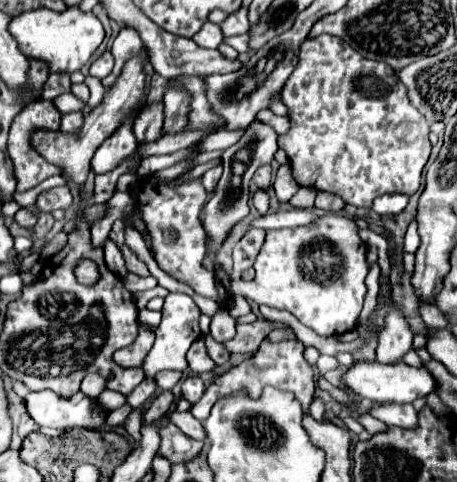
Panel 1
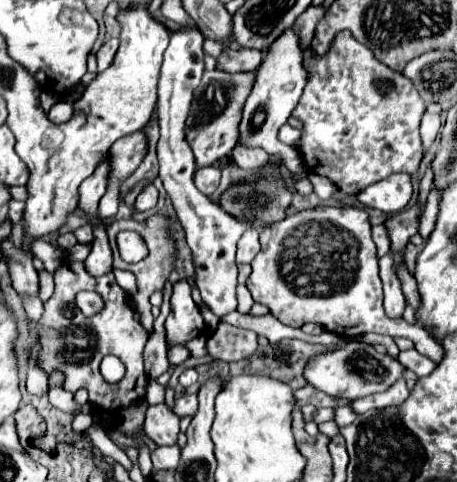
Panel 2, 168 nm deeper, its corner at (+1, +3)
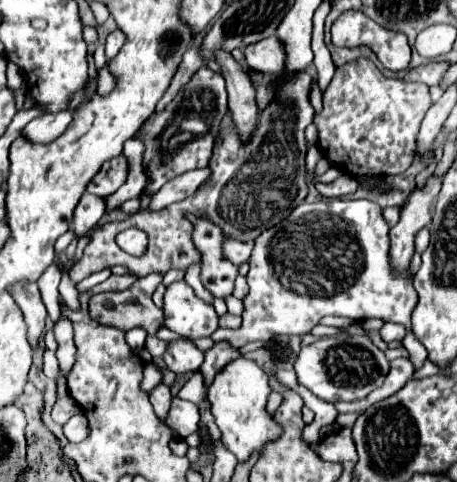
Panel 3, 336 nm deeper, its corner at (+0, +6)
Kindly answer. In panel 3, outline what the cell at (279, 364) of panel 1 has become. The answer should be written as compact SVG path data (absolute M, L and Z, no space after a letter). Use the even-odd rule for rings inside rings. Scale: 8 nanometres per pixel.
M178 397L172 399L172 407L166 417L166 423L176 431L178 437L186 439L188 435L196 433L198 421L200 421L200 415L198 415L198 407L194 403L178 399Z

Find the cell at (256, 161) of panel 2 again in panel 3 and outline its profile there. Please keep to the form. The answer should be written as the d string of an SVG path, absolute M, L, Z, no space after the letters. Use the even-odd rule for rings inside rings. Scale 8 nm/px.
M226 51L216 53L218 63L222 65L226 89L228 89L228 107L232 111L234 123L242 133L242 139L248 139L254 123L258 119L258 105L256 105L256 91L254 85L244 69L242 63L234 61L234 57Z

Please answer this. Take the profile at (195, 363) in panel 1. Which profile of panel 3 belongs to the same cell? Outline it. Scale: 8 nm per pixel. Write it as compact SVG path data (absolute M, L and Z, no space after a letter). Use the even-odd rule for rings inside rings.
M146 337L146 345L144 345L144 347L148 349L148 353L150 353L154 359L158 359L158 357L162 357L164 351L166 351L166 341L160 341L158 337Z

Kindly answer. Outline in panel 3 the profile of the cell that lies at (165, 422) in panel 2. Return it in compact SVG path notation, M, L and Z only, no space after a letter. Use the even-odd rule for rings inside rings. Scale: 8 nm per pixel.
M164 383L156 385L152 391L150 391L150 403L156 411L156 415L164 421L168 411L170 411L170 403L172 403L172 395L170 395L170 387L166 387Z

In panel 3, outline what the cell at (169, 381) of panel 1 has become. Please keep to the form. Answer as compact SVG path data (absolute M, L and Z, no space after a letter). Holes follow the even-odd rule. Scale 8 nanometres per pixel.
M146 365L144 367L144 379L142 379L142 391L150 391L152 387L156 387L158 383L162 383L162 375L154 365Z

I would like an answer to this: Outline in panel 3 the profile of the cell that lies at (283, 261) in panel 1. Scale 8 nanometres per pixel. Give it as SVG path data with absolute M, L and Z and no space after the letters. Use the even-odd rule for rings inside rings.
M332 199L298 205L280 225L264 229L254 241L250 255L248 295L242 299L242 325L240 329L218 329L214 341L230 341L234 347L242 347L250 341L272 339L274 335L304 335L320 323L326 315L350 317L356 321L368 317L380 317L384 321L402 323L410 329L410 313L418 301L412 285L410 267L406 271L394 271L390 265L390 227L382 217L382 207L368 199Z

